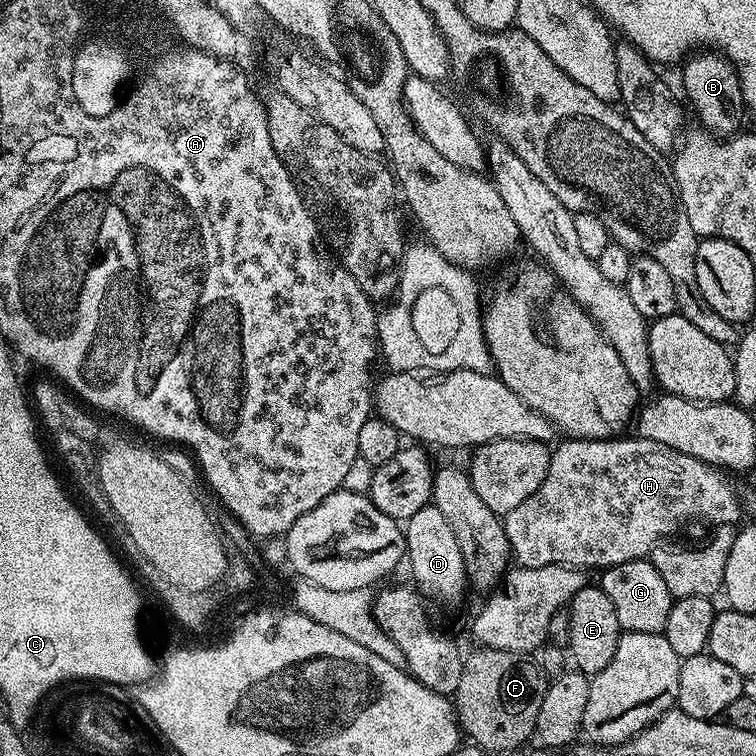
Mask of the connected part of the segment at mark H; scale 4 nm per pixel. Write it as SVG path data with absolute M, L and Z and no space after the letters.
M568 438L563 441L565 444L555 445L552 457L550 458L550 470L546 470L546 482L542 482L542 486L538 486L538 490L534 490L534 494L530 494L530 498L526 498L526 502L522 502L522 506L514 506L514 510L510 510L507 516L503 517L506 538L512 547L515 563L519 567L537 568L538 566L563 564L566 568L578 568L581 570L589 570L588 568L596 568L595 570L612 568L614 565L621 564L622 562L645 559L652 549L663 541L660 540L663 536L670 535L679 524L684 524L687 520L700 520L705 516L712 523L712 526L719 526L721 524L733 525L736 519L739 518L740 512L742 516L741 493L739 491L736 493L736 488L732 485L733 477L725 469L717 468L710 464L703 464L698 458L687 456L673 448L665 448L664 445L653 440L642 440L639 438L631 438L632 440L624 439L578 440Z

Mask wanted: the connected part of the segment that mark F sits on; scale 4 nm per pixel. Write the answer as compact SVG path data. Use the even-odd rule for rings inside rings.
M477 647L476 652L464 656L462 666L462 682L458 682L458 690L454 694L454 711L463 735L468 736L473 745L484 749L485 753L512 752L520 748L529 739L533 739L538 722L538 706L542 706L545 677L542 675L537 661L519 652L507 652L497 648Z

